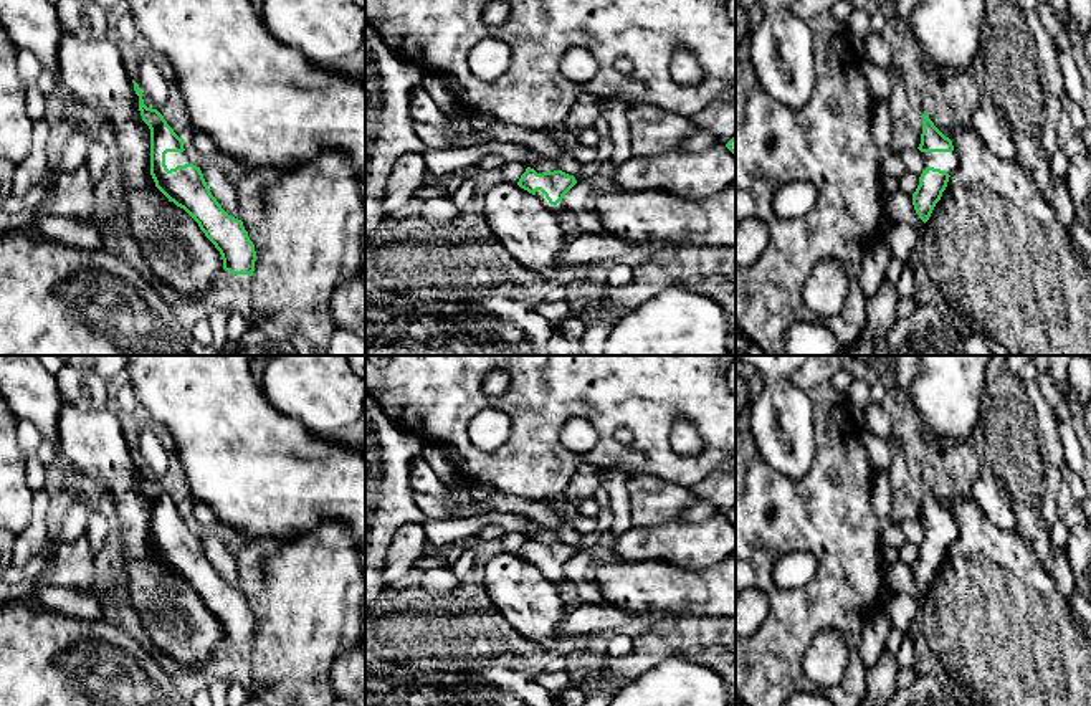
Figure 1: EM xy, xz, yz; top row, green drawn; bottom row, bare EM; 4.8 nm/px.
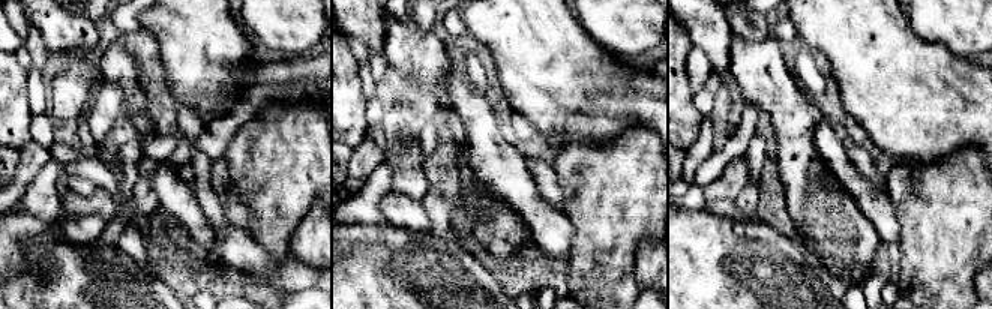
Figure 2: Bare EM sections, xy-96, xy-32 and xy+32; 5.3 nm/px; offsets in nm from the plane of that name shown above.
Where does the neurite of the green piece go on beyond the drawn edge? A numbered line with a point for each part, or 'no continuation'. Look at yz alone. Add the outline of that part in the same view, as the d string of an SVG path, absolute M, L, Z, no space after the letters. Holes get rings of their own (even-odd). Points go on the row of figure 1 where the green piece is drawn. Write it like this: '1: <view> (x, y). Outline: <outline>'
1: yz (946, 161). Outline: M921 152L922 155L922 170L927 167L941 169L949 175L959 167L959 157L952 152Z

